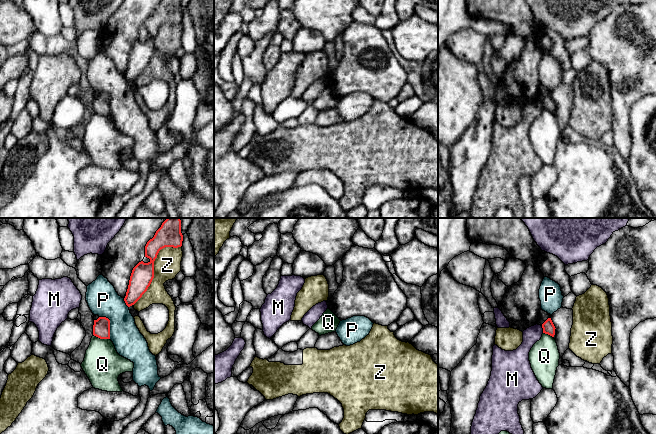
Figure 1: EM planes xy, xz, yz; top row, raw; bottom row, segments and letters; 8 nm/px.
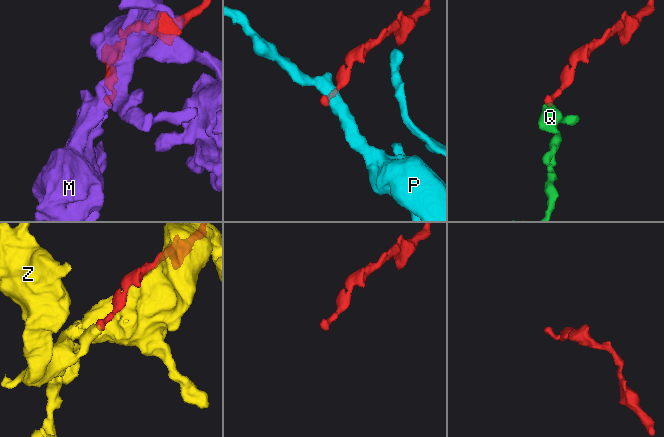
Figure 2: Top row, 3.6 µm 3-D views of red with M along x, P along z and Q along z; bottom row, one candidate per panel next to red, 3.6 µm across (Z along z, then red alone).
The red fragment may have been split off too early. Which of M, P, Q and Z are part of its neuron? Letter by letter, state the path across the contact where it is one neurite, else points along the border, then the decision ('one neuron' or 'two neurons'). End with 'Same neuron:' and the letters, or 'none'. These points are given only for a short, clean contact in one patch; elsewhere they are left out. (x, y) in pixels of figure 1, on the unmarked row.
M: along yz (541, 102), (543, 108) | two neurons
P: along xy (99, 92), (105, 92), (109, 96), (110, 114) | two neurons
Q: along xy (94, 111), (109, 115) | two neurons
Z: two neurons
Same neuron: none

